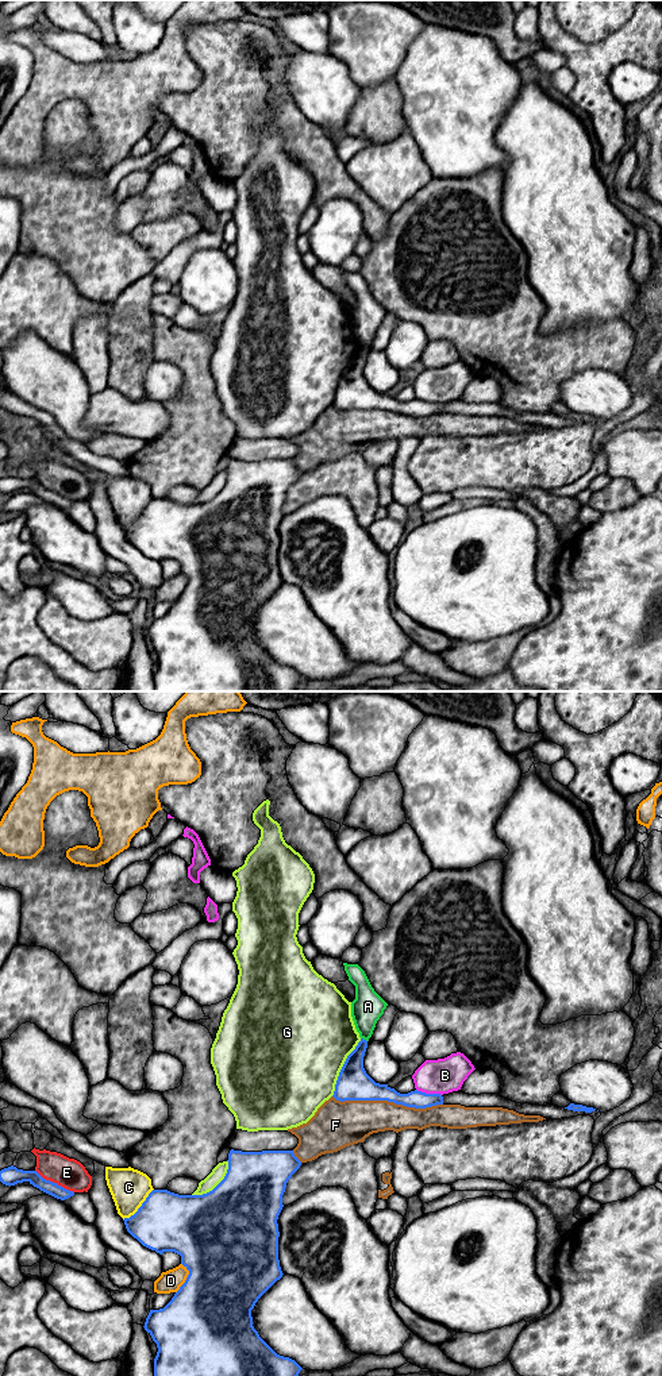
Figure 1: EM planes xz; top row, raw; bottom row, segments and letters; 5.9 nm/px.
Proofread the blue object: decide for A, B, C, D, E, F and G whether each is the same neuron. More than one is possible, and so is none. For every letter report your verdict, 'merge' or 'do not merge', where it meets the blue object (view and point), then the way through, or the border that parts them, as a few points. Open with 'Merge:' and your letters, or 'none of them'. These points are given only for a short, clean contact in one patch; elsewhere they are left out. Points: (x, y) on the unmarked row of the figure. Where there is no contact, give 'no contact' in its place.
Merge: none of them
A: do not merge; meets blue in xz at (362, 347); border along xz (361, 346), (366, 350)
B: do not merge; meets blue in xz at (428, 403)
C: do not merge; meets blue in xz at (141, 515)
D: do not merge; meets blue in xz at (187, 586)
E: do not merge; meets blue in xz at (54, 492)
F: do not merge; meets blue in xz at (388, 409)
G: do not merge; meets blue in xz at (342, 376)

